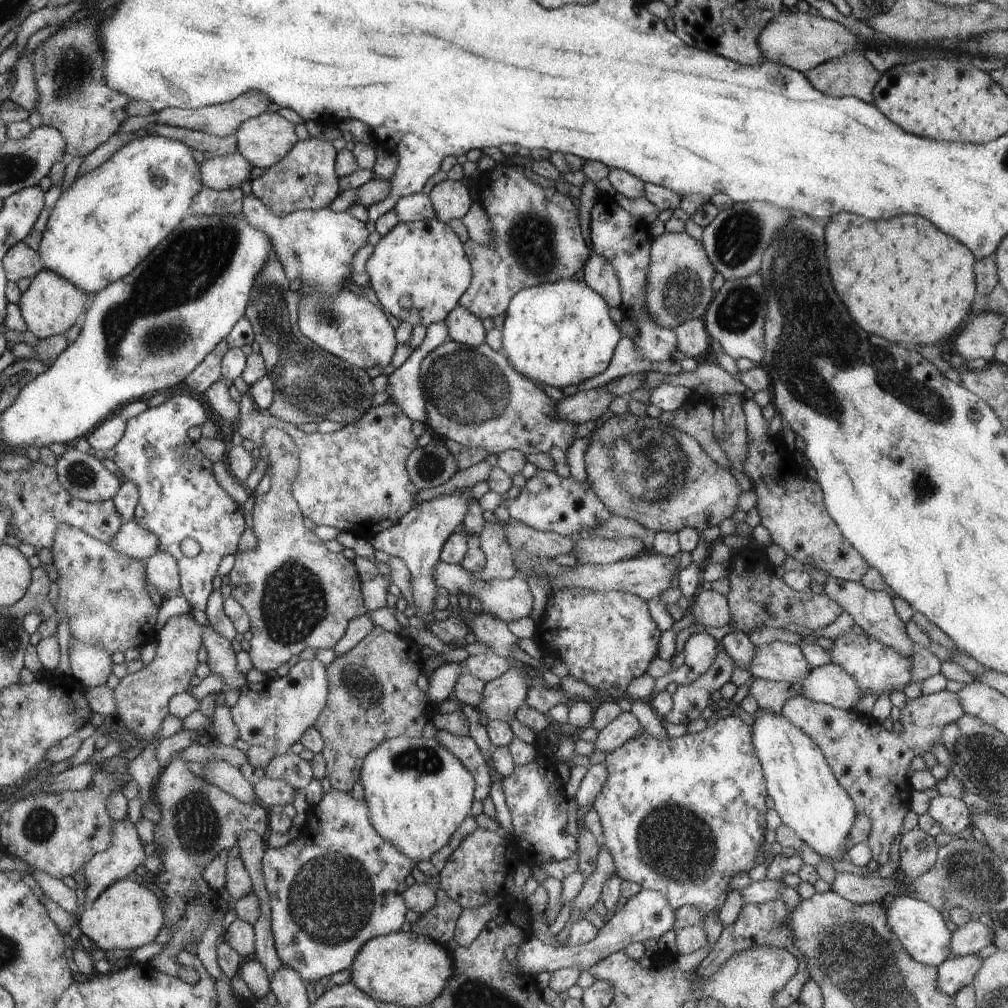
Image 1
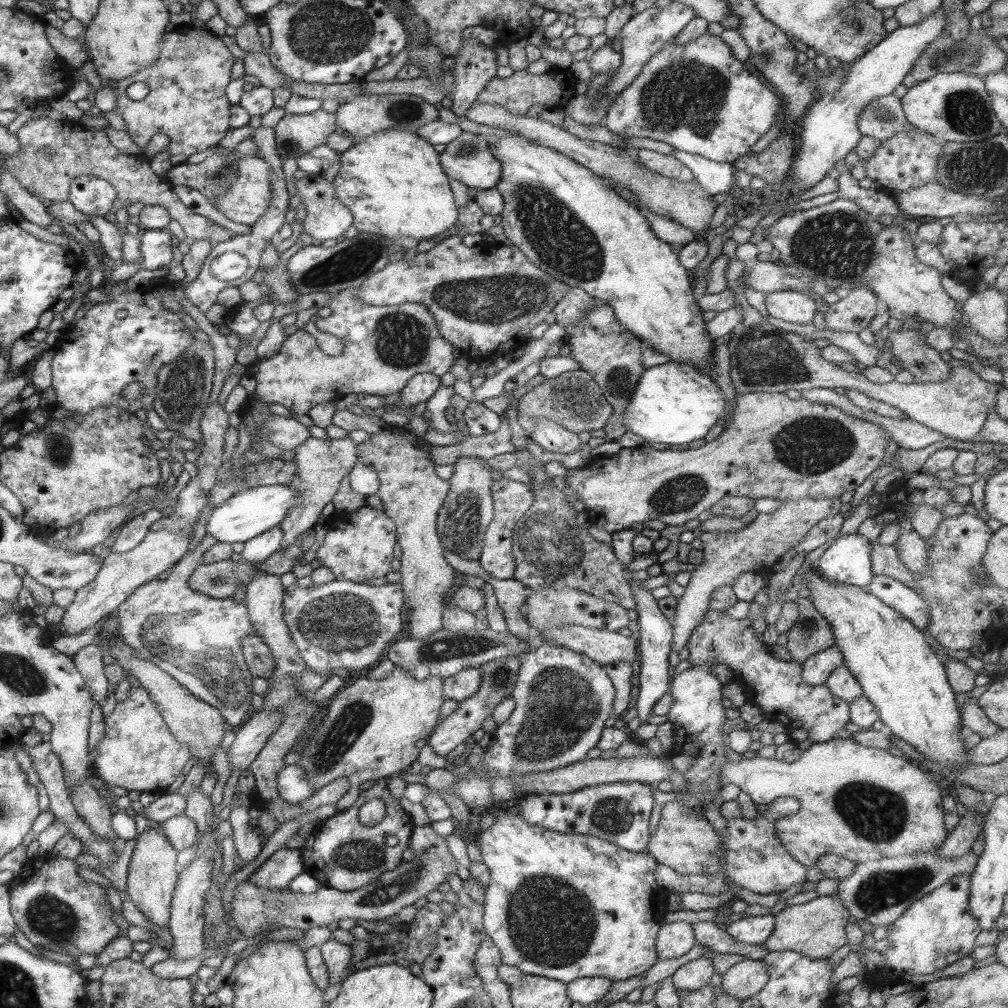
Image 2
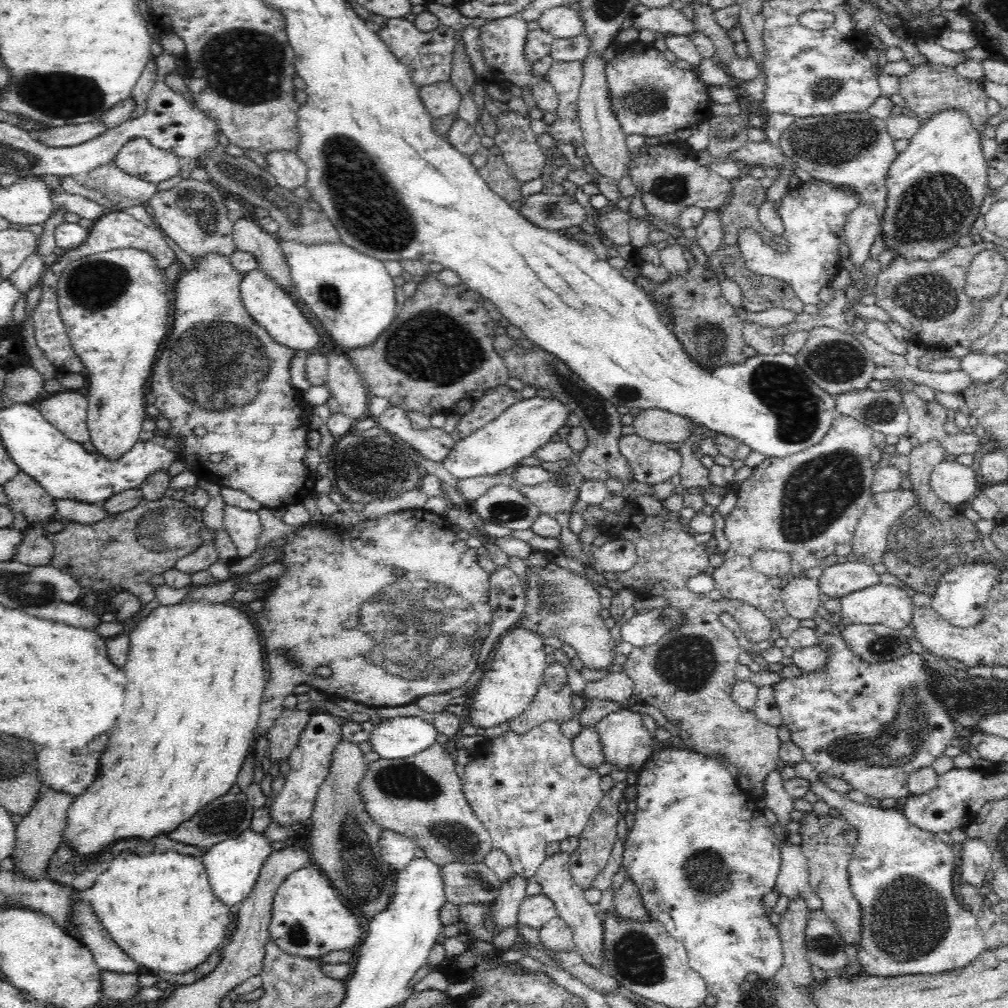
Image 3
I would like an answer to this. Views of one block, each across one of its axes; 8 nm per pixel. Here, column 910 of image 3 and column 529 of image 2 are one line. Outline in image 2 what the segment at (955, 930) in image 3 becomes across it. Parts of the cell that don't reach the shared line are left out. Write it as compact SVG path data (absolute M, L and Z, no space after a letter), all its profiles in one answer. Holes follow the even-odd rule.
M497 810L495 822L479 834L477 842L479 860L489 870L483 928L499 948L503 966L513 966L523 974L533 974L533 978L549 978L567 986L577 978L629 980L645 974L659 960L655 938L667 914L667 892L655 884L657 864L651 854L633 854L593 836L545 830L507 810Z

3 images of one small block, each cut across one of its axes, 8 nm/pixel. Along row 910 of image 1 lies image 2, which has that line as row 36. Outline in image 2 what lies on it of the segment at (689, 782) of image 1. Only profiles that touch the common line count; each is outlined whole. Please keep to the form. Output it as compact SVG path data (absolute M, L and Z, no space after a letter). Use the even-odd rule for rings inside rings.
M703 34L683 46L677 46L675 40L671 40L659 50L659 54L653 54L653 58L645 62L631 86L625 86L625 90L619 94L621 96L611 102L603 118L603 126L609 132L621 138L661 140L675 150L697 154L717 164L731 164L737 158L747 156L751 146L779 122L779 112L783 108L783 100L777 96L777 92L755 72L747 70L743 62L735 60L729 46L721 42L721 36L709 34Z

